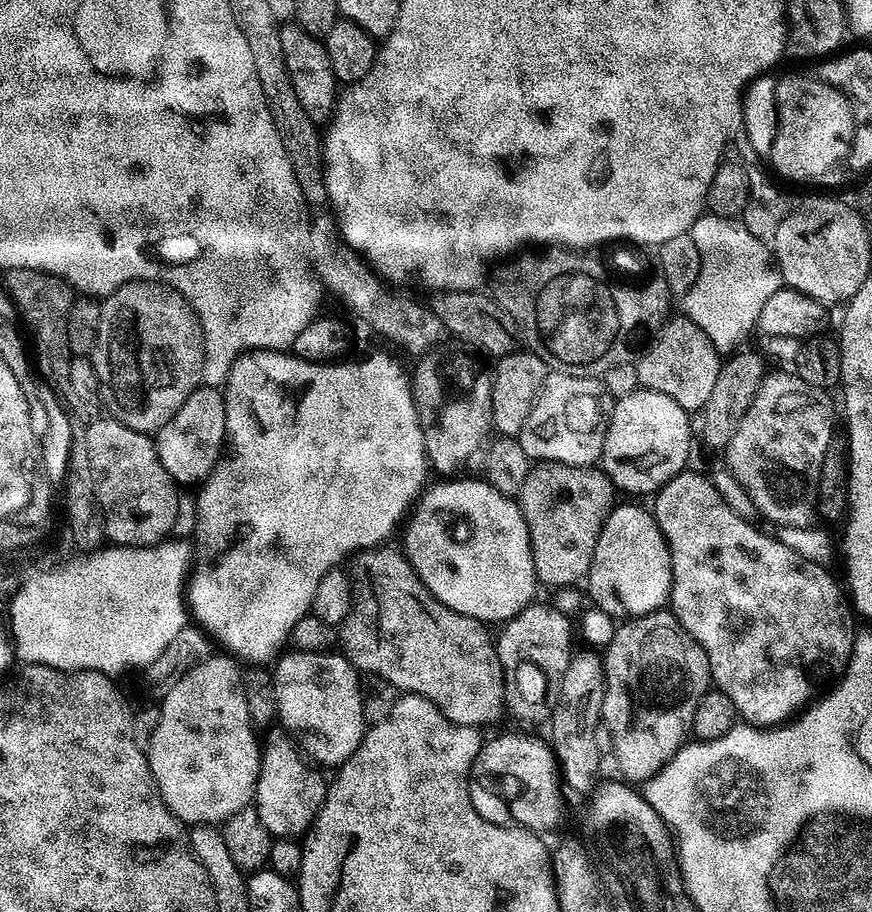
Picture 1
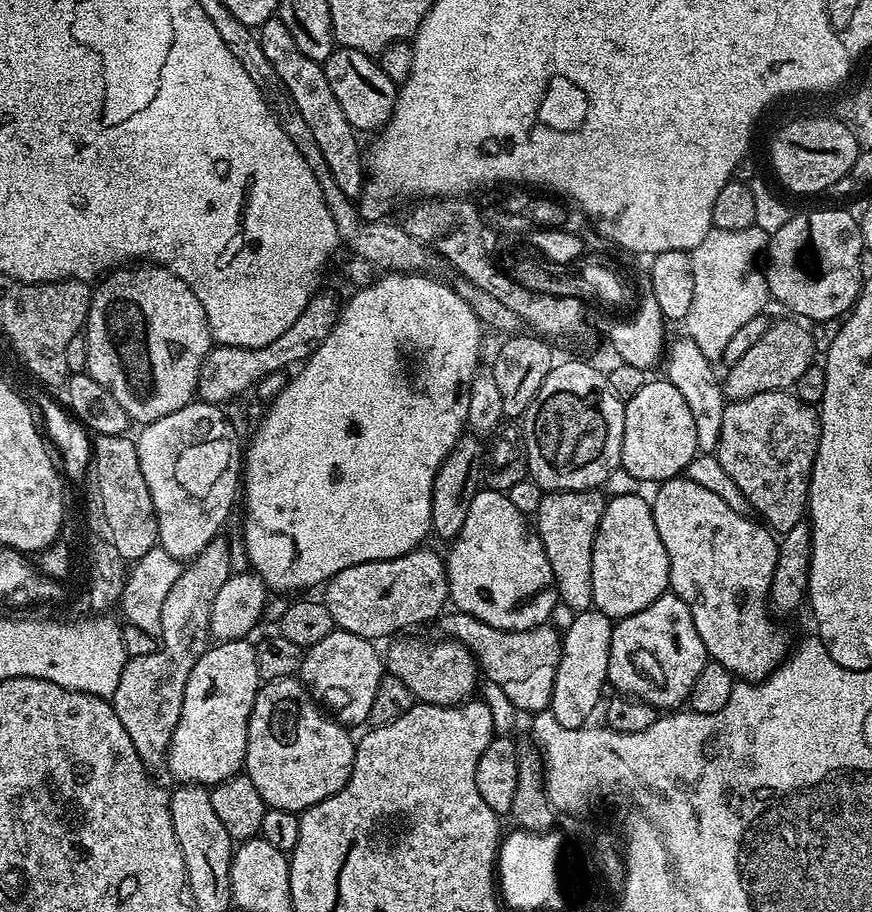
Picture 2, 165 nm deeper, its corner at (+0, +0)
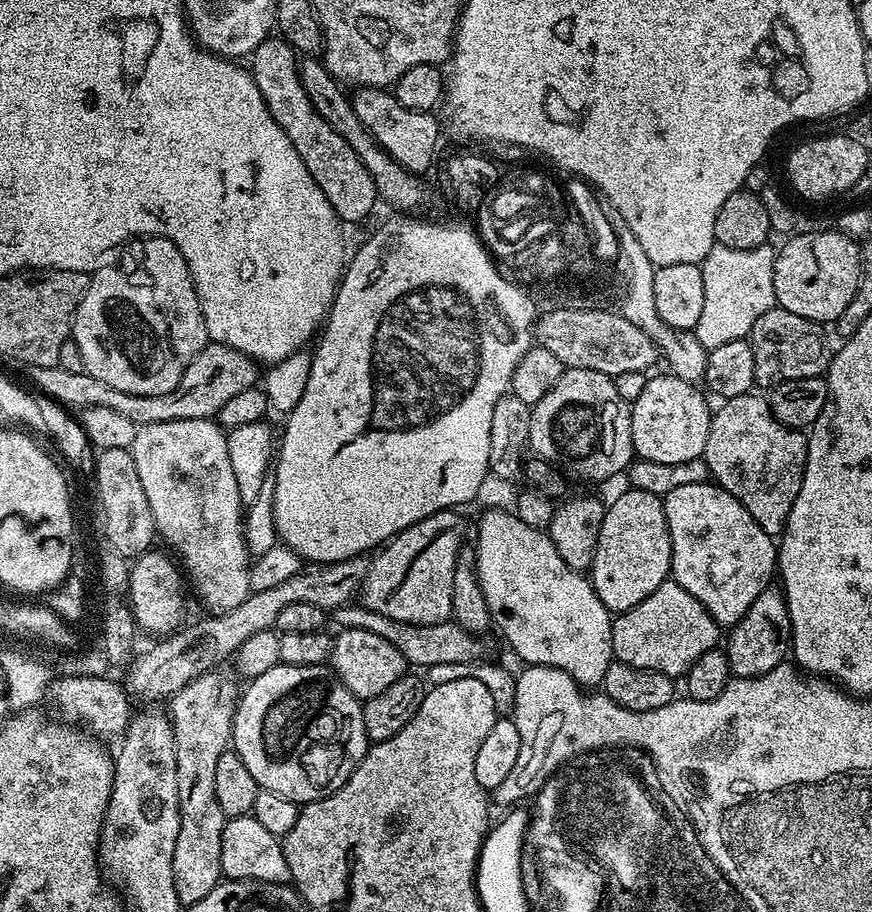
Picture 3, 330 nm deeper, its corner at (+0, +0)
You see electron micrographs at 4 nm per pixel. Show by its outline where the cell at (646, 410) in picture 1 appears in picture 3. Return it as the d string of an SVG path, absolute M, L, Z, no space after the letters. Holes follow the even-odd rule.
M663 375L649 378L642 394L631 401L633 453L641 460L660 463L688 462L703 457L710 419L705 393L682 378Z

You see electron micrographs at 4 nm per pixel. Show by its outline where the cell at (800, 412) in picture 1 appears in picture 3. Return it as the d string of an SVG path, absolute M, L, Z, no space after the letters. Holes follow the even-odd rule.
M757 394L739 396L723 401L720 409L711 413L708 422L708 437L703 458L708 466L711 479L725 488L731 496L738 498L742 506L766 530L766 534L776 538L781 535L790 518L790 510L802 490L804 467L808 461L808 438L799 428L787 428L778 418L774 418L772 405Z

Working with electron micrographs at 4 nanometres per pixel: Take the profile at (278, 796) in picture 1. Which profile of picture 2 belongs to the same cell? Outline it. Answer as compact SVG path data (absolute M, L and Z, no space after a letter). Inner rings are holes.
M296 678L269 680L256 696L244 768L268 808L302 813L342 790L350 778L356 740L345 725L321 711L313 700L312 693Z

